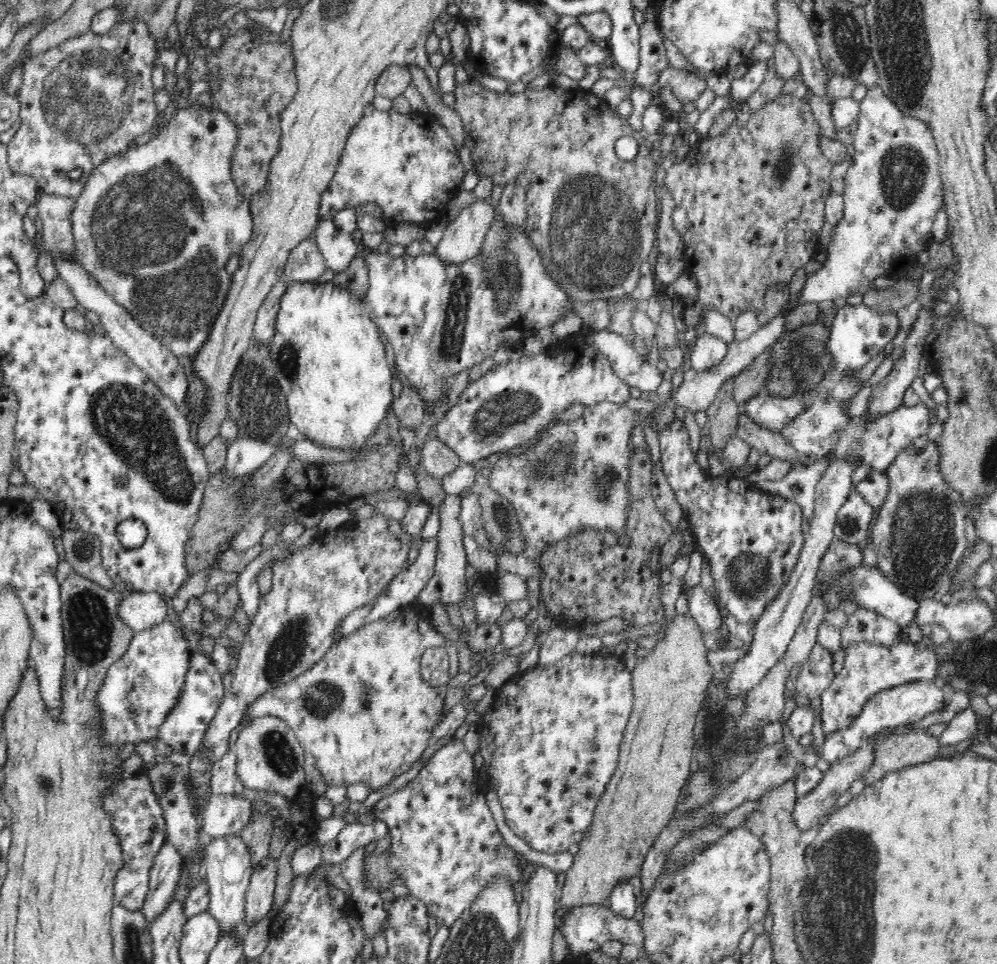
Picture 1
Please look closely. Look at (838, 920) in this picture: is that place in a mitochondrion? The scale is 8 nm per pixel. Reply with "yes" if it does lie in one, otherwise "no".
yes

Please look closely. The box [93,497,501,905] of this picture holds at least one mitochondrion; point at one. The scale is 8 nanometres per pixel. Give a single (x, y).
(287, 651)

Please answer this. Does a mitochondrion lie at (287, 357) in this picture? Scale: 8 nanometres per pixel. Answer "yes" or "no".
yes

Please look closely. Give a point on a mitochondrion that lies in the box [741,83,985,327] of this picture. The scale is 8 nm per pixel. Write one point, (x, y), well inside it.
(904, 170)

